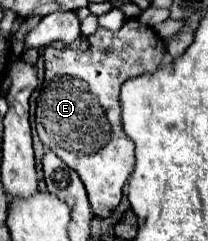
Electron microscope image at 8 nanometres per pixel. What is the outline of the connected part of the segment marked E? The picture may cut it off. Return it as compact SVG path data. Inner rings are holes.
M139 19L125 21L119 31L99 27L89 39L91 47L85 53L71 47L43 49L45 81L37 99L35 123L43 145L81 177L93 215L109 217L123 197L123 185L135 163L135 145L125 135L121 123L119 91L127 79L159 67L165 41L149 25L139 23Z

